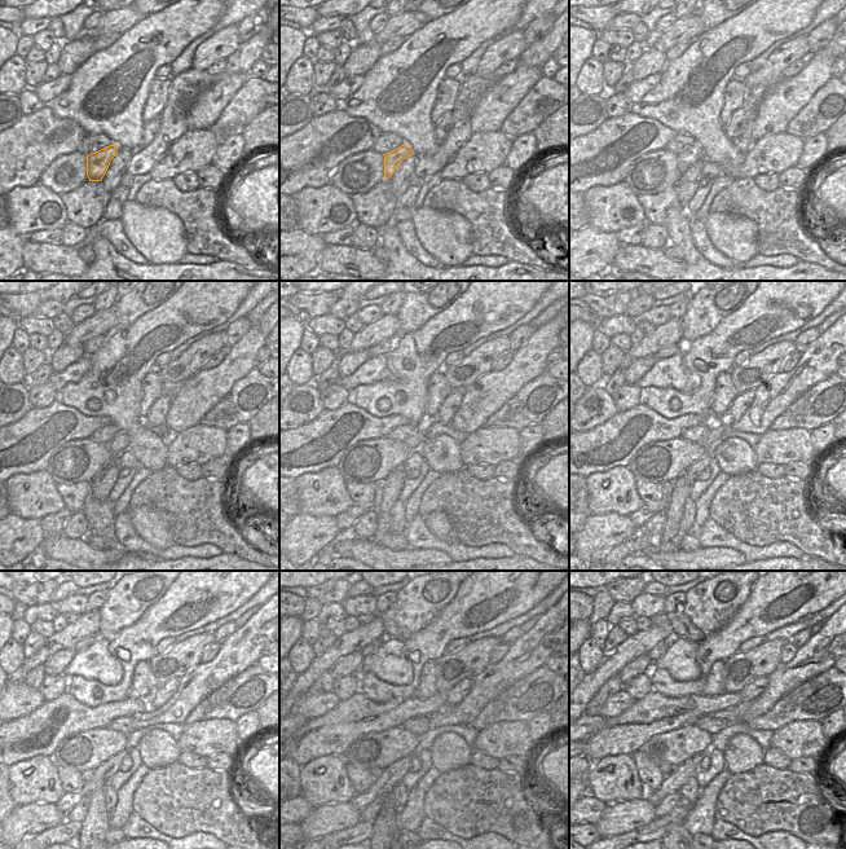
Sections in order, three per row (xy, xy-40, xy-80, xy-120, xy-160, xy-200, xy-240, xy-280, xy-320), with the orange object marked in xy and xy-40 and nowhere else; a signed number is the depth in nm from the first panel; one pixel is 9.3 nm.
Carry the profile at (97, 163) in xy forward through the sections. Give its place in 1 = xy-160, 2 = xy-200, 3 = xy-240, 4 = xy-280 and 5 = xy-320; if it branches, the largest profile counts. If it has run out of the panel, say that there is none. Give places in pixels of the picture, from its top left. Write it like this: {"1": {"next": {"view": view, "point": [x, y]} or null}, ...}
{"1": {"next": {"view": "xy-160", "point": [414, 441]}}, "2": {"next": {"view": "xy-200", "point": [714, 432]}}, "3": {"next": {"view": "xy-240", "point": [243, 647]}}, "4": {"next": {"view": "xy-280", "point": [531, 651]}}, "5": {"next": {"view": "xy-320", "point": [820, 652]}}}

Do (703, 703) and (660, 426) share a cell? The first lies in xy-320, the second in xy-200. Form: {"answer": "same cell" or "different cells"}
{"answer": "same cell"}

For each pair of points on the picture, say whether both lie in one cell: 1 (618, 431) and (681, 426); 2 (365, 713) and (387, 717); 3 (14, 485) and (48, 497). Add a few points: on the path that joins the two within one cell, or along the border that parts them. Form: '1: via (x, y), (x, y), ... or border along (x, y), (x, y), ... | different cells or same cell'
1: via (631, 430), (642, 425), (665, 426) | same cell
2: via (370, 713), (382, 716) | same cell
3: via (22, 488), (30, 496), (40, 497) | same cell

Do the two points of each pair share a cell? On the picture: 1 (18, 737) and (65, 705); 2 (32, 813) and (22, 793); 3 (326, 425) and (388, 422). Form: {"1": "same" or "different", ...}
{"1": "same", "2": "different", "3": "same"}

